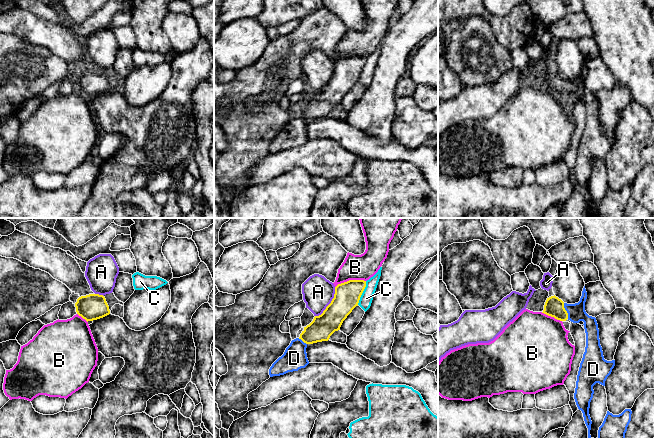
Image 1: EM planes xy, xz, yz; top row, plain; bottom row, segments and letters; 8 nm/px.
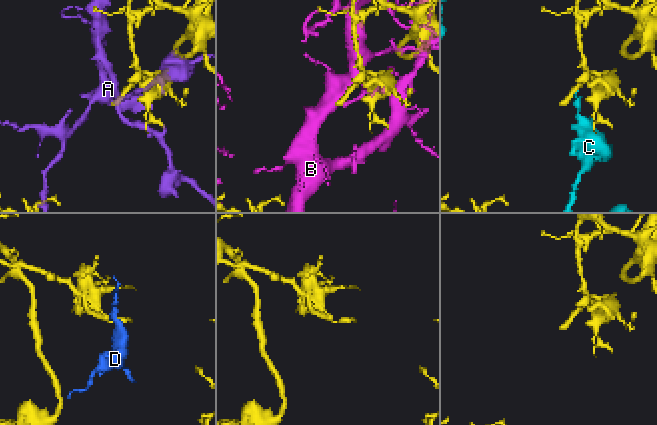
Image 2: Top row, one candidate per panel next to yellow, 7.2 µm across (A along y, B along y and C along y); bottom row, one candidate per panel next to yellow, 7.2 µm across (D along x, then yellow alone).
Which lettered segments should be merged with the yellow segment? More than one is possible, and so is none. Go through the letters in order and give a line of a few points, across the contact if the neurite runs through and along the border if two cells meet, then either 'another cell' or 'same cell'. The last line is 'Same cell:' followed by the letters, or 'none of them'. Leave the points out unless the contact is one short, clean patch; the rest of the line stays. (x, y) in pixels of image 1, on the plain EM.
A: another cell
B: another cell
C: another cell
D: line yz (554, 83), (561, 87), (566, 87), (576, 88); same cell
Same cell: D

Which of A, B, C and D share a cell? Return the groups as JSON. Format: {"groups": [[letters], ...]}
{"groups": [["A"], ["B"], ["C"], ["D"]]}

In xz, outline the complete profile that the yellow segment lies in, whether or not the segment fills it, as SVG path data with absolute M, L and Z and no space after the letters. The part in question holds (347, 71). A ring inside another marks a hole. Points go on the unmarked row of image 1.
M349 56L338 60L334 74L323 89L315 92L313 97L304 103L300 113L292 116L284 130L272 140L269 145L270 153L305 144L309 140L307 121L328 117L335 107L340 106L343 97L358 82L365 63L364 56Z

